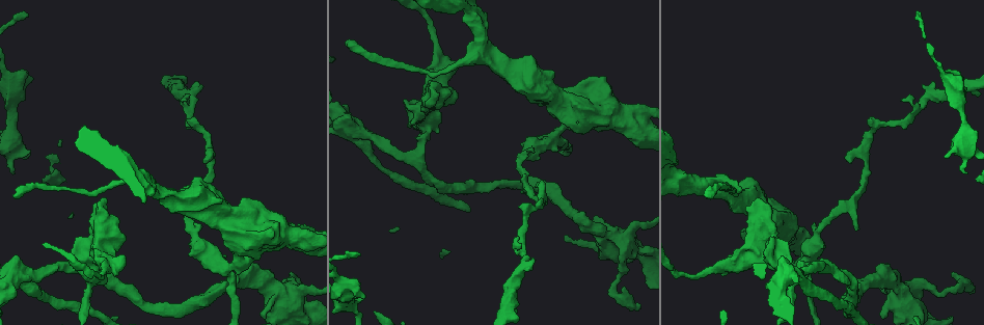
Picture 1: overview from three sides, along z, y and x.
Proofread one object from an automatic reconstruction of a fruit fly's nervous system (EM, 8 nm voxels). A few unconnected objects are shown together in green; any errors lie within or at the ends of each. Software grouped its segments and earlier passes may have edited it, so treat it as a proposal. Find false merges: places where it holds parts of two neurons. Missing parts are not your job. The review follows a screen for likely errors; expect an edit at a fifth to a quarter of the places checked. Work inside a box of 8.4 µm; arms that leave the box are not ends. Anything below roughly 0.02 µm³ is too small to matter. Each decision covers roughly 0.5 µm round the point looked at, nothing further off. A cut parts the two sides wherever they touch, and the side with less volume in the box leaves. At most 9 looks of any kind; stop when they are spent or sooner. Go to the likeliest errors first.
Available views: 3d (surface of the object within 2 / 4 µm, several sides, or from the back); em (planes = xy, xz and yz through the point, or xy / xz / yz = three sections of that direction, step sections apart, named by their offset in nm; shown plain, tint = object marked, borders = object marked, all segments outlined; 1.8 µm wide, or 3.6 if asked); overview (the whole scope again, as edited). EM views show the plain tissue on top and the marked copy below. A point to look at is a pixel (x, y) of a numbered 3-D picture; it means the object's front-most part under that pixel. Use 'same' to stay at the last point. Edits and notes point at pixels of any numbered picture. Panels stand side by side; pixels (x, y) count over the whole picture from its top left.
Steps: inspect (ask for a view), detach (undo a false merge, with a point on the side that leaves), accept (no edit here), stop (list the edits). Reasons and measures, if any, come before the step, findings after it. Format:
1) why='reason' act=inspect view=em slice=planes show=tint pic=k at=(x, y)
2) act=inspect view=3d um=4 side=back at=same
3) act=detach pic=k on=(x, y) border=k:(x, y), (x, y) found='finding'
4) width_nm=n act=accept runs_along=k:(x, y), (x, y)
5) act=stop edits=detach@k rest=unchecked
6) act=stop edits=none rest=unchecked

why='branch point' act=inspect view=em slice=yz step=8 show=tint pic=1 at=(358, 135)

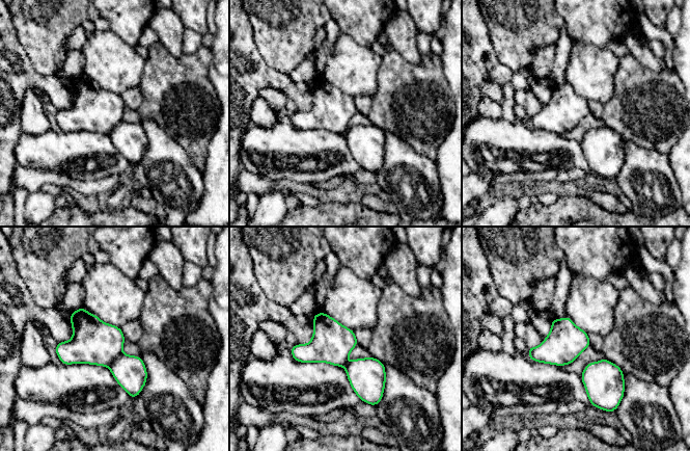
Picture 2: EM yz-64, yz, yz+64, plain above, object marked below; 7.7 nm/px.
act=inspect view=em slice=planes show=borders at=same

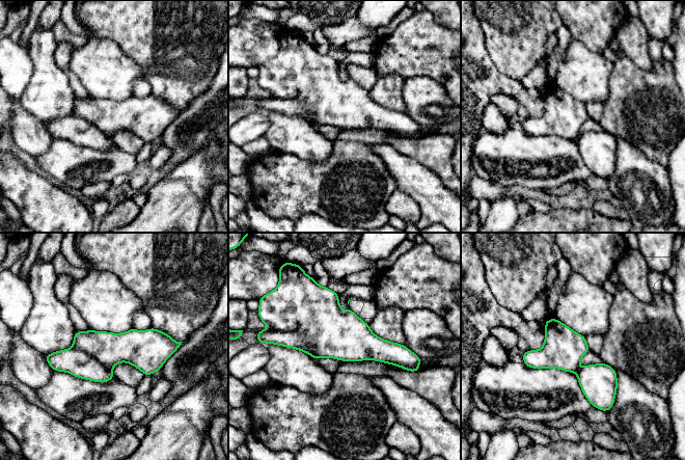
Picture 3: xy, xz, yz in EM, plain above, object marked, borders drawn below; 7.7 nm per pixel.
width_nm=320 act=detach pic=3 on=(289, 340) found='two neurons meet here'

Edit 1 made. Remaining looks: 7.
why='redraw' act=inspect view=overview

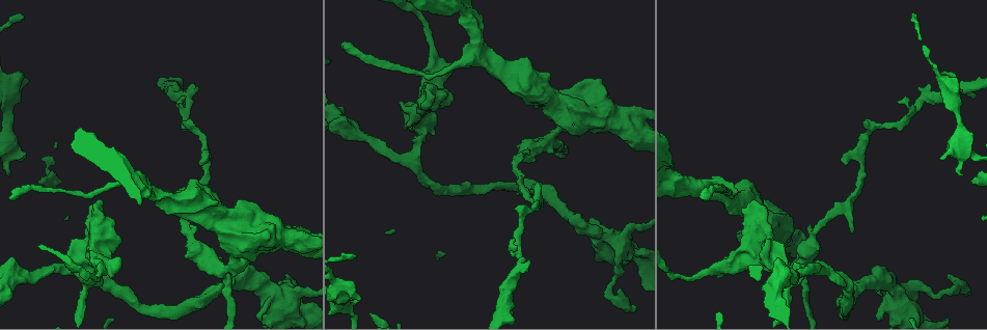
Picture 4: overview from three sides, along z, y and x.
why='thick turns thin' act=inspect view=em um=3.6 slice=planes show=tint pic=4 at=(255, 227)

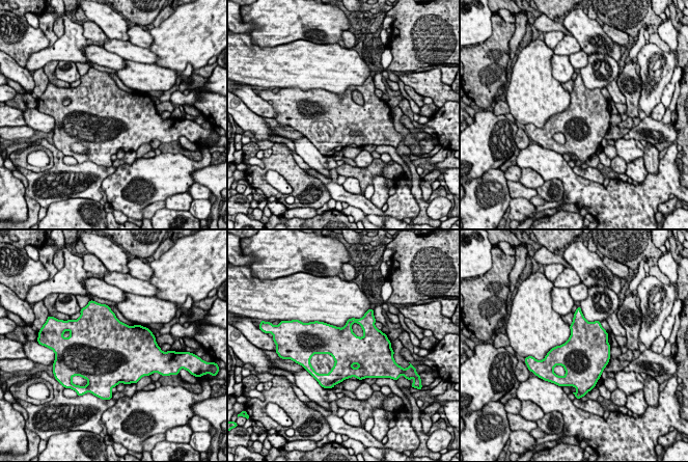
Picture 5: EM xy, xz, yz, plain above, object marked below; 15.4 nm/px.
act=accept found='continuous, no second neuron'

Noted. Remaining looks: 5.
why='four or more arms meet' act=inspect view=em slice=yz step=16 show=tint pic=4 at=(754, 255)

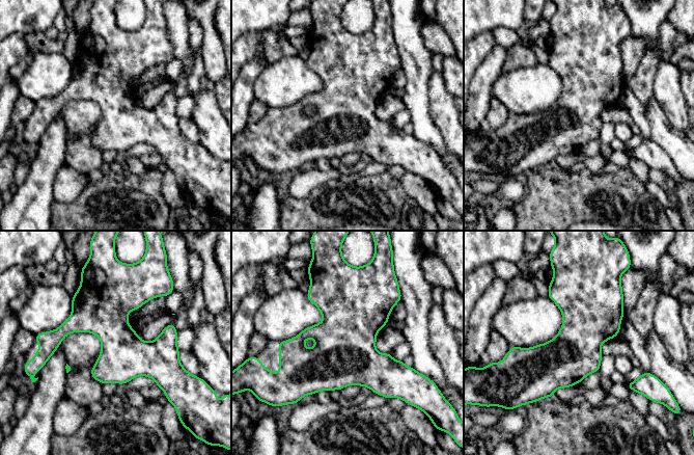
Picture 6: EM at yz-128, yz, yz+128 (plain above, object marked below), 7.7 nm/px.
act=inspect view=em slice=planes show=tint at=same

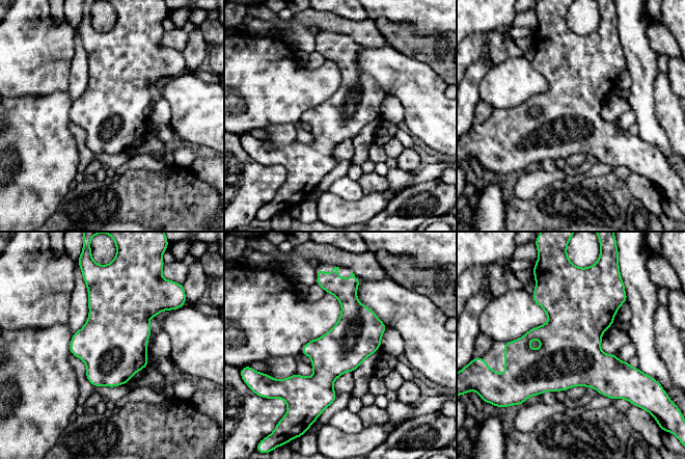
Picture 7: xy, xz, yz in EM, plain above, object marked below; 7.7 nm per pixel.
act=accept runs_along=7:(335, 286), (348, 342), (322, 407) found='all the same neuron'

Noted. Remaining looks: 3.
why='four arms meet' act=inspect view=3d um=4 pic=4 at=(620, 241)

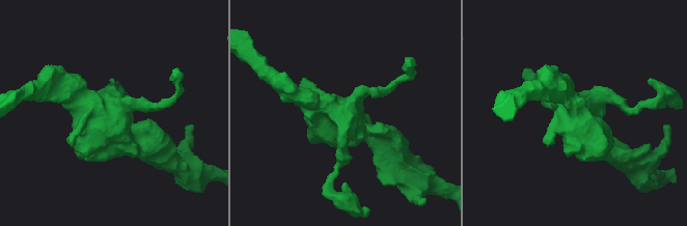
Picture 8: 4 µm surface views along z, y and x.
act=inspect view=em um=3.6 slice=planes show=tint pic=8 at=(113, 117)

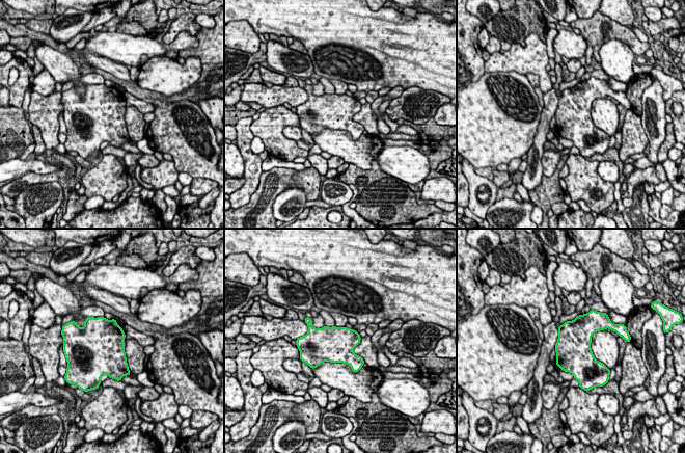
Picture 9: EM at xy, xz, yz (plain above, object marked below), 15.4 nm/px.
act=accept found='all the same neuron'

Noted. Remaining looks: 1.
act=stop edits=detach@3 rest=unchecked

